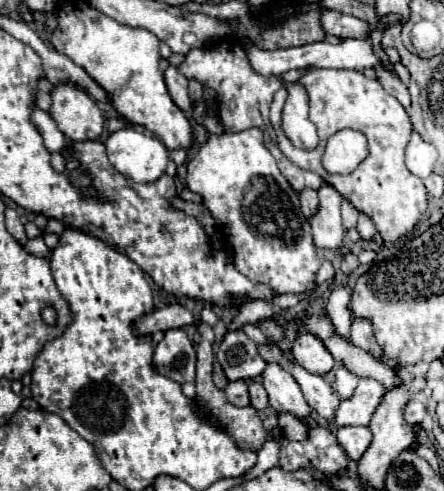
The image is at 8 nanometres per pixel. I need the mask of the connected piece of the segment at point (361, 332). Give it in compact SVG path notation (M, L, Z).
M355 318L353 320L353 324L351 324L351 342L355 346L367 350L375 358L379 358L383 354L383 350L379 348L379 344L377 344L377 340L373 336L373 330L371 330L369 320L363 320L363 318Z

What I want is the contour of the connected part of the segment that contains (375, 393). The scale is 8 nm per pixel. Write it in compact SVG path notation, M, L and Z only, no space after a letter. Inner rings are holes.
M361 378L351 400L341 402L335 414L335 426L367 426L371 422L373 410L377 410L385 392L385 386L381 386L377 380Z

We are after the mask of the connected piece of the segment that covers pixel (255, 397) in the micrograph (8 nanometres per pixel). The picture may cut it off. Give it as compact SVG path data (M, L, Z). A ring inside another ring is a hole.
M251 380L249 382L249 396L251 396L251 406L257 410L267 408L269 400L267 400L267 392L263 388L263 384L259 380Z

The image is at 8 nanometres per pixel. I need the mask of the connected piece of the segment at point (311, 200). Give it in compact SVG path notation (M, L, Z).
M313 188L301 190L301 192L299 192L299 204L301 204L301 212L303 212L307 218L313 216L315 210L317 210L317 204L319 204L317 192L315 192Z

